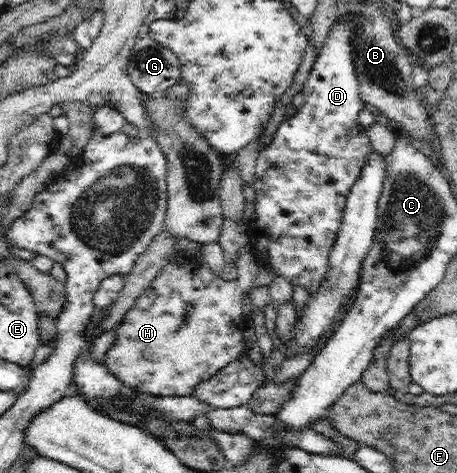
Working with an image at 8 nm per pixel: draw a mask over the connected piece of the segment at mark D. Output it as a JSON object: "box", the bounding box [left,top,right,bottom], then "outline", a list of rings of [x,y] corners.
{"box":[252,17,372,292],"outline":[[[337,17],[337,19],[335,19],[333,27],[329,29],[329,37],[327,37],[327,41],[323,43],[323,47],[318,50],[313,69],[311,69],[311,73],[309,73],[305,85],[303,85],[302,93],[305,96],[305,103],[297,109],[296,114],[291,117],[286,116],[285,119],[281,121],[279,129],[277,129],[275,135],[273,135],[273,141],[271,141],[268,146],[261,149],[256,161],[255,181],[253,181],[252,185],[256,193],[256,221],[253,225],[258,226],[259,232],[263,232],[263,236],[261,236],[262,245],[255,249],[255,253],[259,256],[261,265],[270,263],[277,276],[289,278],[289,282],[293,284],[293,287],[303,286],[303,288],[307,289],[309,292],[319,289],[319,285],[326,280],[326,275],[330,266],[330,251],[333,244],[336,242],[339,226],[342,224],[347,196],[349,195],[351,185],[357,181],[357,177],[359,177],[363,165],[367,163],[367,155],[371,153],[372,149],[367,132],[357,120],[359,111],[365,108],[366,104],[360,99],[361,93],[359,90],[359,80],[356,76],[353,48],[351,45],[353,34],[354,23],[352,23],[350,19],[347,19],[347,21],[342,17]]]}

